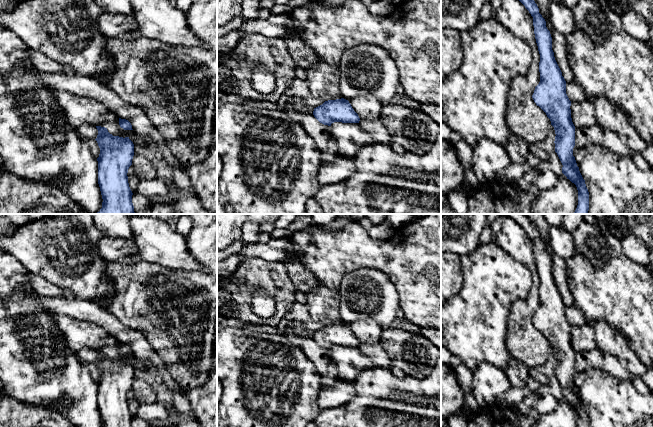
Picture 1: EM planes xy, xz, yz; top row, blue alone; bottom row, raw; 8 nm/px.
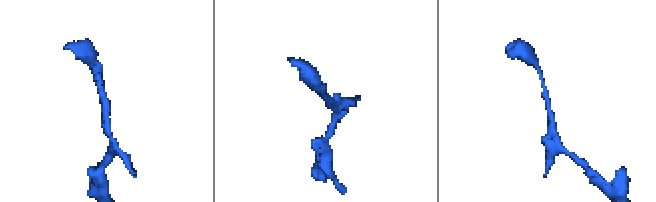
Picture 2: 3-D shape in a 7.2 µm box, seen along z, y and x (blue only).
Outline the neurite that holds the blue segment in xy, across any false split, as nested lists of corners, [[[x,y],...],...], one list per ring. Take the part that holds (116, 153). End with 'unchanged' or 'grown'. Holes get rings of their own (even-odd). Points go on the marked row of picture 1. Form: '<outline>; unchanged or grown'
[[[96,126],[98,130],[95,139],[100,148],[98,161],[98,184],[102,195],[102,208],[96,214],[135,214],[132,203],[132,191],[128,183],[128,169],[132,165],[134,144],[129,137],[119,137],[110,134],[105,127]]]; unchanged

